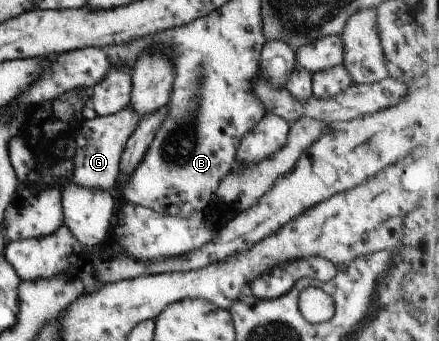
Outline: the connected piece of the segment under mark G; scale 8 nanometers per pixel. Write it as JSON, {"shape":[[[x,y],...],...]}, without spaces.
{"shape":[[[130,105],[108,117],[95,117],[93,121],[83,120],[74,137],[73,175],[65,182],[91,190],[115,192],[120,177],[119,163],[128,138],[137,128],[139,118]]]}

